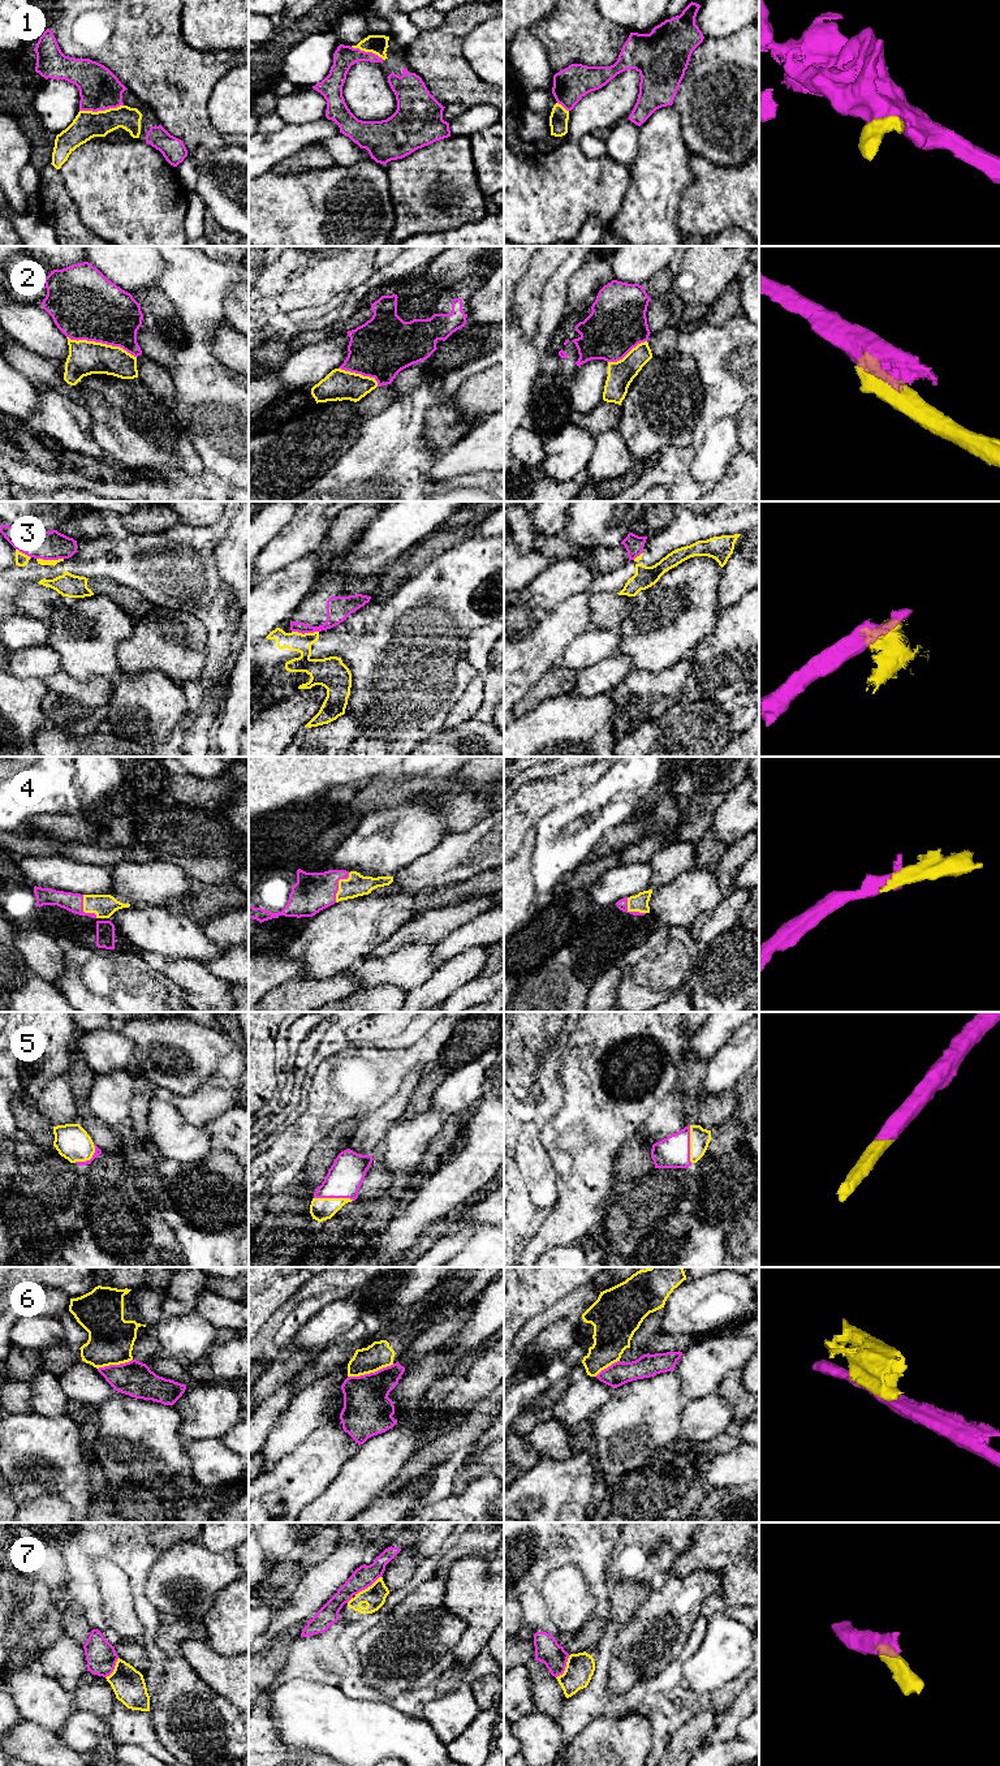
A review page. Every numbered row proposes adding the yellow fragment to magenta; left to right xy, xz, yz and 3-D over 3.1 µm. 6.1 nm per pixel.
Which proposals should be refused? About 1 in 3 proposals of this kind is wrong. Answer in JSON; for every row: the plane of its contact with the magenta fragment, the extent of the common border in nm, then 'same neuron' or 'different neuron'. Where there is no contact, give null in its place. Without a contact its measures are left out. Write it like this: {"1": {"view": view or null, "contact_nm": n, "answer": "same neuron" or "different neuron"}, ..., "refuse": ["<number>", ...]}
{"1": {"view": "xy", "contact_nm": 280, "answer": "same neuron"}, "2": {"view": "xy", "contact_nm": 460, "answer": "different neuron"}, "3": {"view": "xy", "contact_nm": 170, "answer": "different neuron"}, "4": {"view": "xz", "contact_nm": 200, "answer": "same neuron"}, "5": {"view": "xz", "contact_nm": 240, "answer": "same neuron"}, "6": {"view": "xz", "contact_nm": 300, "answer": "different neuron"}, "7": {"view": "xz", "contact_nm": 200, "answer": "different neuron"}, "refuse": ["2", "3", "6", "7"]}

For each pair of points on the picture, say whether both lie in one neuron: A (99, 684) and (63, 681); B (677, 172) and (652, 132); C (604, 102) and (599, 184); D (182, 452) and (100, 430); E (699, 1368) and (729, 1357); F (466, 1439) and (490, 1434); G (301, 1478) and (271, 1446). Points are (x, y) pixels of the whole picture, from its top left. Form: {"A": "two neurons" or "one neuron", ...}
{"A": "one neuron", "B": "one neuron", "C": "one neuron", "D": "one neuron", "E": "one neuron", "F": "two neurons", "G": "two neurons"}

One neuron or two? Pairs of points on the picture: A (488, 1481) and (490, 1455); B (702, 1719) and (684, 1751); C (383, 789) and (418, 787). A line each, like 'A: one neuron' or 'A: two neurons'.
A: two neurons
B: one neuron
C: one neuron

